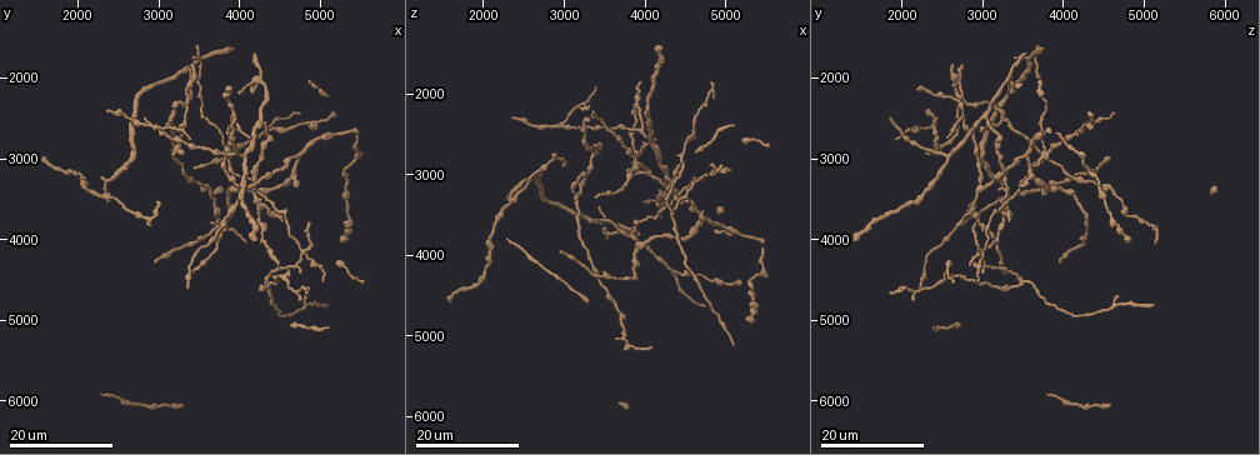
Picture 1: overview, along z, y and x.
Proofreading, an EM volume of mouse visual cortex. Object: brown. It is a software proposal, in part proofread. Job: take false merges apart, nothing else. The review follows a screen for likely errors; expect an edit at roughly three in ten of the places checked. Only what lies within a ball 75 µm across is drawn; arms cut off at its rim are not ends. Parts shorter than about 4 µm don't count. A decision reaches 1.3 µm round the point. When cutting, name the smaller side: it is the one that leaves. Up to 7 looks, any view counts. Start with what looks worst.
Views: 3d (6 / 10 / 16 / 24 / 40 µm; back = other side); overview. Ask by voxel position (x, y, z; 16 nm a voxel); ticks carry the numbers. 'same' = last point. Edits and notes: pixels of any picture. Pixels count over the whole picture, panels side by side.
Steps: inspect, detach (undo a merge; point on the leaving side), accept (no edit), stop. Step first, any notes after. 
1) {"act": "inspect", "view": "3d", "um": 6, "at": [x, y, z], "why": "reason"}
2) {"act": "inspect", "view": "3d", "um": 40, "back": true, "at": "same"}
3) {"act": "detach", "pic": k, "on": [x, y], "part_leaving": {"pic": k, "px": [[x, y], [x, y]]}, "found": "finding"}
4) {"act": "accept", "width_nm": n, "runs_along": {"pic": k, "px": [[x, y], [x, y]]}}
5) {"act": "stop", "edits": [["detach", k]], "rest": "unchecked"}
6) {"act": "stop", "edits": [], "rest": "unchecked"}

{"act": "inspect", "view": "3d", "um": 24, "at": [3000, 2600, 2350], "why": "thin arm on a thick one"}

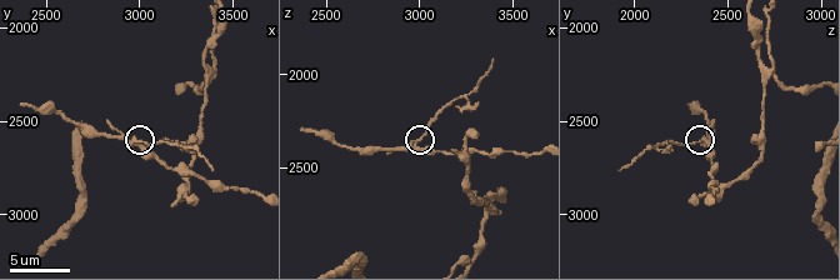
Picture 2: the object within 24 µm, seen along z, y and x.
{"act": "inspect", "view": "3d", "um": 6, "at": [2980, 2600, 2340]}

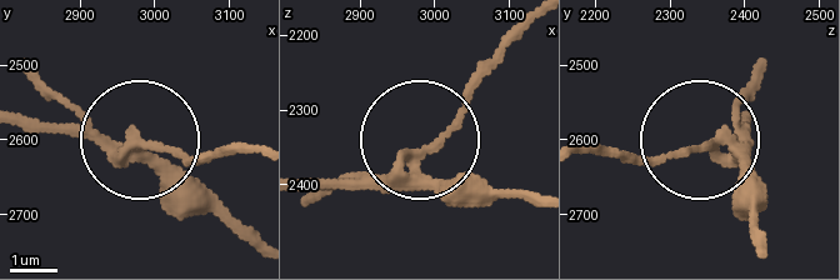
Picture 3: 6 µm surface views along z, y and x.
{"act": "accept", "runs_along": {"pic": 3, "px": [[254, 249], [139, 145], [226, 158]]}, "found": "one neuron here"}

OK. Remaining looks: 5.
{"act": "inspect", "view": "3d", "um": 24, "at": [4400, 2600, 4250], "why": "three-way junction"}

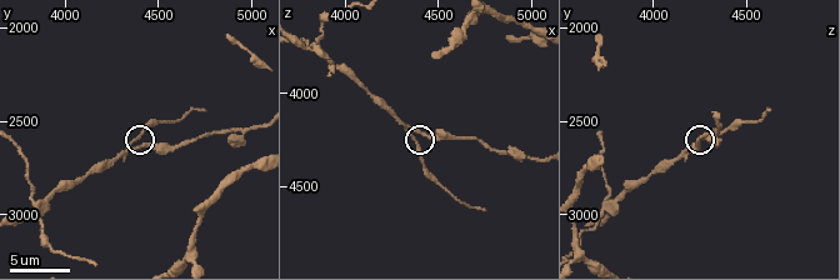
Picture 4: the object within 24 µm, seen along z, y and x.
{"act": "inspect", "view": "3d", "um": 10, "at": [4360, 2640, 4200]}

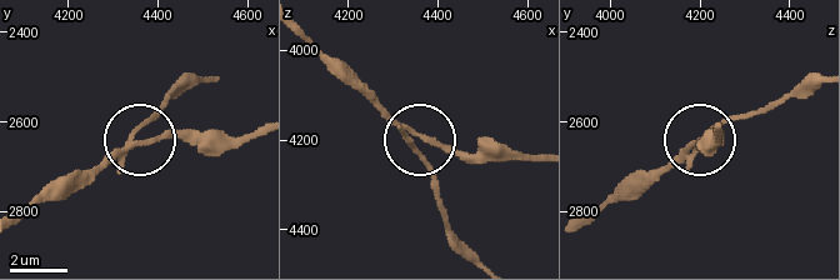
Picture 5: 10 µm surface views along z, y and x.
{"act": "accept", "side_arm_um": 11, "runs_along": {"pic": 5, "px": [[300, 29], [420, 136], [420, 158], [441, 213]]}, "found": "one neuron here"}

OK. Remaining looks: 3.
{"act": "inspect", "view": "3d", "um": 24, "at": [3900, 3700, 2850], "why": "three arms meet"}

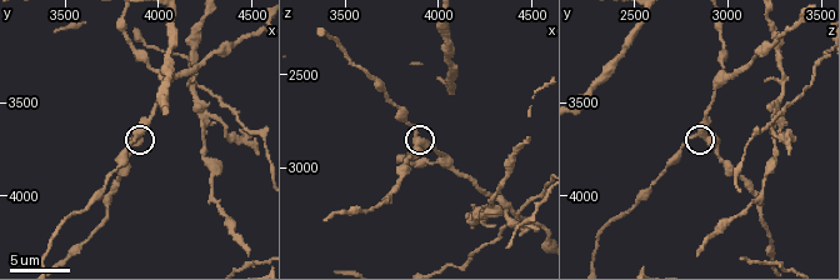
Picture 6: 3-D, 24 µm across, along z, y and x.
{"act": "inspect", "view": "3d", "um": 6, "at": [3900, 3680, 2860]}

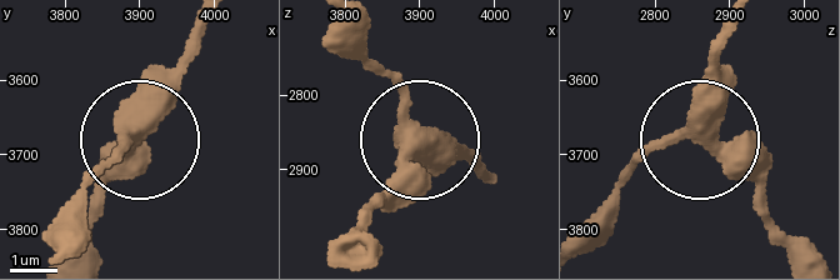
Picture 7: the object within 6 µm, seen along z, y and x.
{"act": "accept", "arms": 3, "runs_along": {"pic": 7, "px": [[489, 174], [465, 154], [425, 150], [354, 234]]}, "found": "all the same neuron"}

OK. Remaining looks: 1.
{"act": "stop", "edits": [], "rest": "unchecked"}

